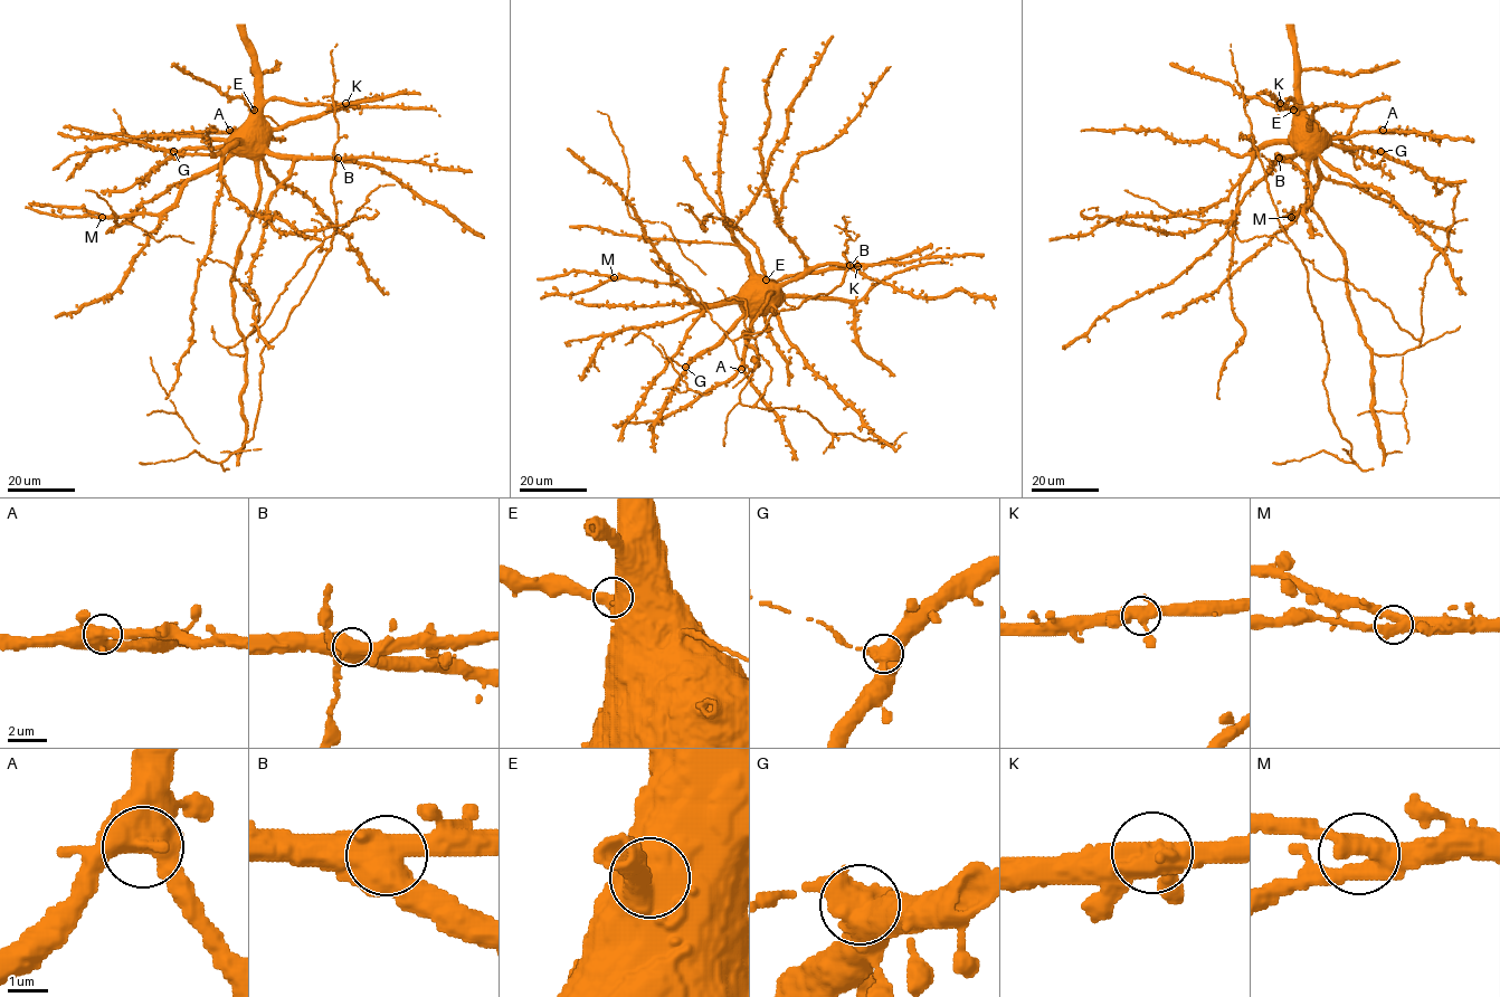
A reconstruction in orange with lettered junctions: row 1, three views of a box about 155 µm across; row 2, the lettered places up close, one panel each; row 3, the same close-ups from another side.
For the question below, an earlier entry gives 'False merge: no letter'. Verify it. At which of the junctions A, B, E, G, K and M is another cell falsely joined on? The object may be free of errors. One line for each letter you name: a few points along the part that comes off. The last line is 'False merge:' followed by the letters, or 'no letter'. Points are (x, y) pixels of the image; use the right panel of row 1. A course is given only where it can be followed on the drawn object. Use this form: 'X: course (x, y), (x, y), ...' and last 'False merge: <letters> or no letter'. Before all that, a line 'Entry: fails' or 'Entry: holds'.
Entry: fails
G: course (1380, 151), (1354, 145), (1347, 138), (1358, 110)
False merge: G

